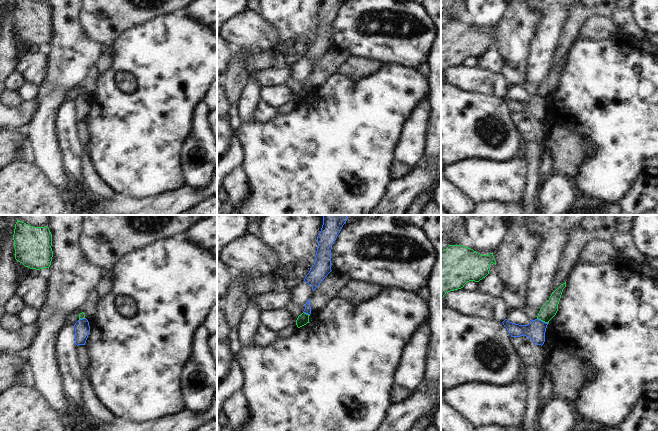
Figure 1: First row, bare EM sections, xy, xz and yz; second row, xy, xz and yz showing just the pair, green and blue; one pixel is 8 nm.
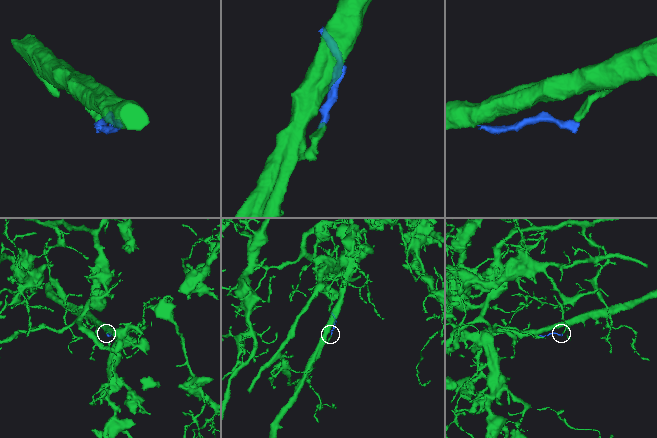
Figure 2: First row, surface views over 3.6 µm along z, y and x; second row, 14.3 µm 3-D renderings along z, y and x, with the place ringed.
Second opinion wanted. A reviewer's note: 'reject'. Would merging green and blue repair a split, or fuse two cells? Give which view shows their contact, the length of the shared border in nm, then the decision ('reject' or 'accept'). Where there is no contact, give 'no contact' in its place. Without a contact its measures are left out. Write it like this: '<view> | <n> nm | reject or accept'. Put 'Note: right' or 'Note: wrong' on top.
Note: right
yz | 100 nm | reject

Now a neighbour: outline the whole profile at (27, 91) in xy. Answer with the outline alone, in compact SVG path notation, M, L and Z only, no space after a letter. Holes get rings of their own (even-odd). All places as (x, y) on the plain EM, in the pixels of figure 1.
M23 83L19 90L19 96L23 103L31 101L36 97L37 88L32 83Z

